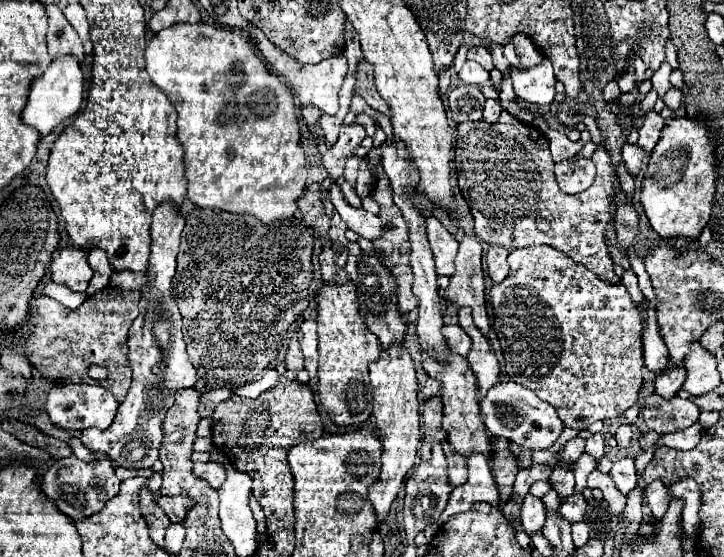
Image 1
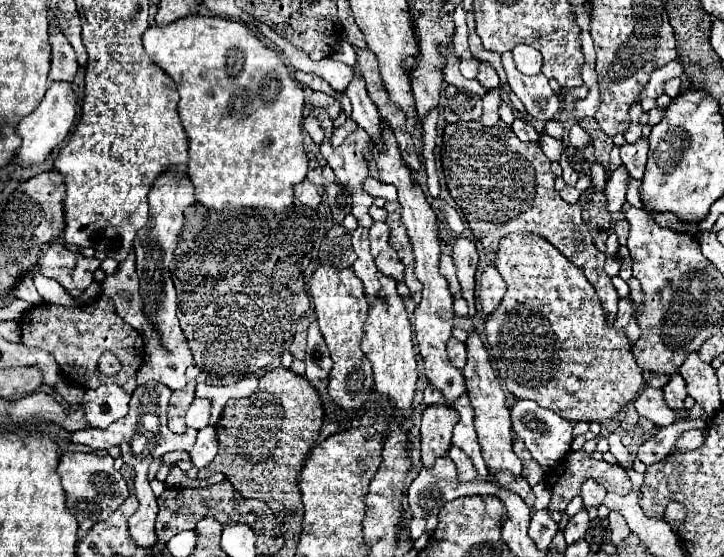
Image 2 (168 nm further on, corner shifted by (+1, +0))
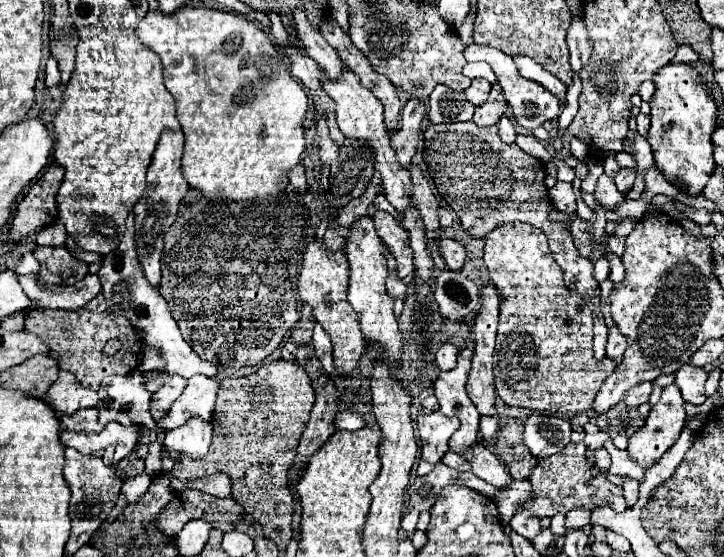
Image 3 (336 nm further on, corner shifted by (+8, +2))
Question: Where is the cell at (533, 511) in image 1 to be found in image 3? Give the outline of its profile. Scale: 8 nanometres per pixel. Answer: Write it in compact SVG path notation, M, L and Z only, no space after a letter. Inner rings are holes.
M474 443L474 447L466 449L462 457L472 465L472 473L478 475L480 479L492 483L494 487L506 487L512 483L512 477L504 469L504 465L498 461L498 457L482 443Z

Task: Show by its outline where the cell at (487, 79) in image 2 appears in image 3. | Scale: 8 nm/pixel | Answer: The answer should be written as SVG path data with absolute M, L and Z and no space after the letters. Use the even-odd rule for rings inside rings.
M474 79L472 85L468 89L464 89L464 95L466 99L472 103L472 105L482 105L486 99L488 99L488 93L490 93L490 85L484 83L484 79Z

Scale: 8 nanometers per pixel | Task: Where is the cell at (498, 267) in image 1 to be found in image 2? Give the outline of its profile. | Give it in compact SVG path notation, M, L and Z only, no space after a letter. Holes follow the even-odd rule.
M487 265L483 275L481 275L481 305L483 305L483 311L485 315L493 313L501 301L505 293L505 281L501 277L501 273L495 269L495 265Z

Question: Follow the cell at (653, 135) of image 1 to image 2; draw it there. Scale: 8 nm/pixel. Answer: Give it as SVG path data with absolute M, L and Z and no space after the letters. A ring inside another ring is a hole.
M641 137L637 143L623 143L621 145L621 159L623 165L627 165L627 171L633 179L641 179L647 163L647 151L649 151L649 139Z

